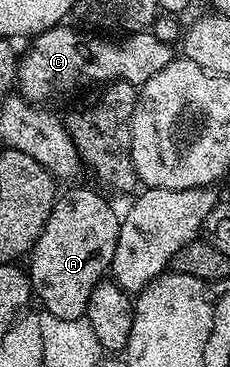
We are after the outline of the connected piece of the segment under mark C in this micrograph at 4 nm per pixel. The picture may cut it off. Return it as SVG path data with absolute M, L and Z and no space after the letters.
M57 26L40 33L39 36L31 37L28 53L19 57L19 75L18 92L25 100L39 104L47 105L47 100L56 100L59 96L64 96L67 92L72 92L76 84L85 80L88 84L97 84L103 86L114 80L125 80L137 86L144 84L158 70L166 70L166 66L174 59L172 48L160 36L155 36L155 31L145 30L142 32L131 33L121 44L115 44L112 40L103 40L103 35L92 34L96 36L87 36L84 32L79 32L76 28L64 28L68 26Z

